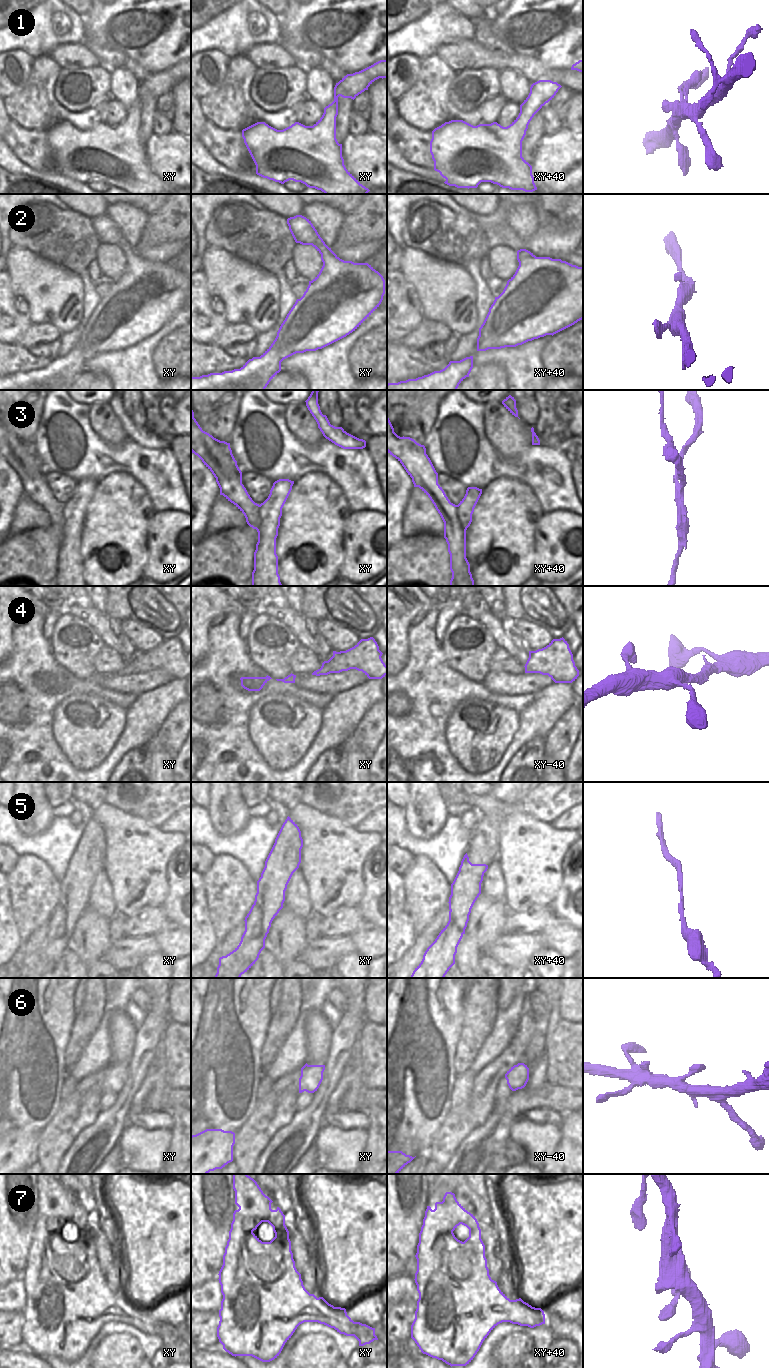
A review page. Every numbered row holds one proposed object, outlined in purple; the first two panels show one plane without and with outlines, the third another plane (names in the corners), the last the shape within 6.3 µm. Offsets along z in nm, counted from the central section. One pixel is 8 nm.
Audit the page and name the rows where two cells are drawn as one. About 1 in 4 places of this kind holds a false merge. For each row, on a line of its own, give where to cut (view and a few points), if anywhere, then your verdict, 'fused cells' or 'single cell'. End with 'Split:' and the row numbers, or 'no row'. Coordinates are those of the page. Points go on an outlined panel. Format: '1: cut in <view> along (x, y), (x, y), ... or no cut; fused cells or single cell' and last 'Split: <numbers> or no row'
1: no cut; single cell
2: no cut; single cell
3: cut in xy+40 along (457, 505), (457, 517), (465, 531); fused cells
4: no cut; single cell
5: no cut; single cell
6: no cut; single cell
7: no cut; single cell
Split: 3

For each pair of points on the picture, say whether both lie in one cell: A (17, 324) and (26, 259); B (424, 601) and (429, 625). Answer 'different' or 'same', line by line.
A: different
B: different

